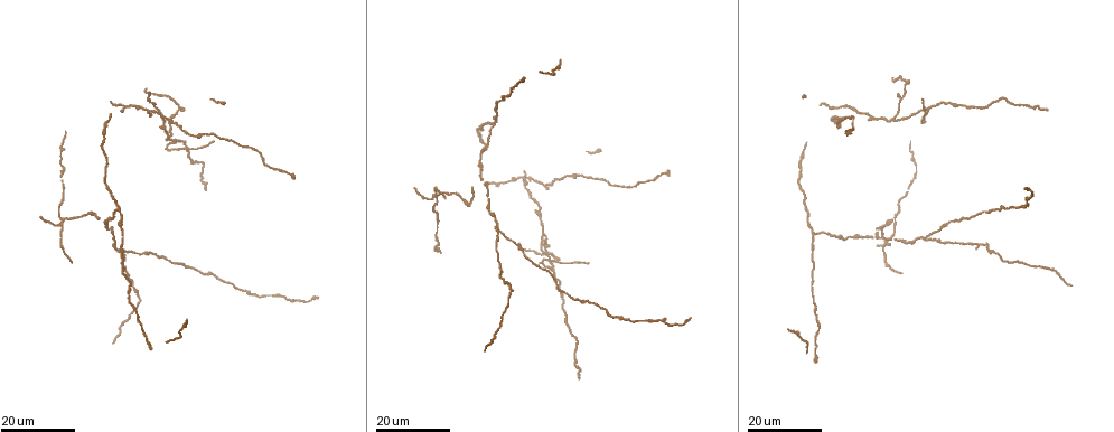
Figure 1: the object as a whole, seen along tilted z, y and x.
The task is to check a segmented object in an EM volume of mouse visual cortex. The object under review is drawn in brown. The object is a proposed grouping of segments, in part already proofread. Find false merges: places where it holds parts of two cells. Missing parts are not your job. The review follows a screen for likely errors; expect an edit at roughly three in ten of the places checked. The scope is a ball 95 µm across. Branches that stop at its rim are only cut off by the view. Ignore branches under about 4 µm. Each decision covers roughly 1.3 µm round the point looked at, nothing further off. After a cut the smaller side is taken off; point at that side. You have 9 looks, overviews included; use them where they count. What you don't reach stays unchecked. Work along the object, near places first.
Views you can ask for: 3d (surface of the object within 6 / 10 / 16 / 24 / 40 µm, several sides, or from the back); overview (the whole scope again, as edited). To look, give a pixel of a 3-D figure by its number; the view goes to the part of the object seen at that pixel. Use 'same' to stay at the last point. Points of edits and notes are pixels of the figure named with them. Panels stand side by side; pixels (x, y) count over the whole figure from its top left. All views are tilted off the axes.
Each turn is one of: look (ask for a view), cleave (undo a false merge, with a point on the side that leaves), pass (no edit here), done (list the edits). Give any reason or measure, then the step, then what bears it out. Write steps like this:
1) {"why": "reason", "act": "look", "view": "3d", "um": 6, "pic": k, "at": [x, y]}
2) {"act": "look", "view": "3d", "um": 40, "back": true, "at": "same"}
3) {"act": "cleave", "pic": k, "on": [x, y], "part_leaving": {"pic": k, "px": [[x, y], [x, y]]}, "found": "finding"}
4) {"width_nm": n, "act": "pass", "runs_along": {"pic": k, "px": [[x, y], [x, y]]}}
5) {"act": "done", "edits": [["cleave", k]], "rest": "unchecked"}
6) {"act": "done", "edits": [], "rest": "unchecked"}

{"why": "three-way junction", "act": "look", "view": "3d", "um": 24, "pic": 1, "at": [62, 223]}

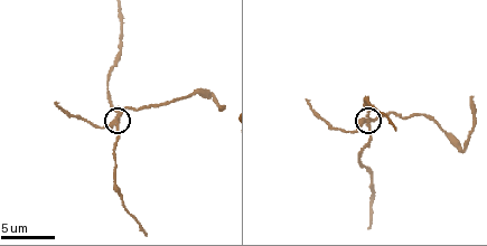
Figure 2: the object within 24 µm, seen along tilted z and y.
{"act": "look", "view": "3d", "um": 10, "pic": 2, "at": [117, 120]}

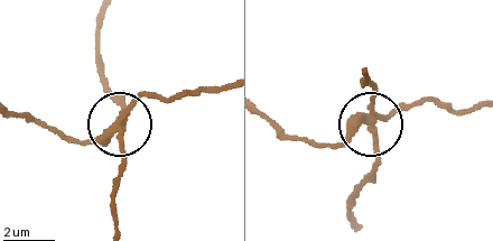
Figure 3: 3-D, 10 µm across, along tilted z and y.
{"width_nm": 220, "act": "cleave", "pic": 3, "on": [94, 142], "found": "a second cell is stuck on"}

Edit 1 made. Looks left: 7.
{"act": "look", "view": "overview"}

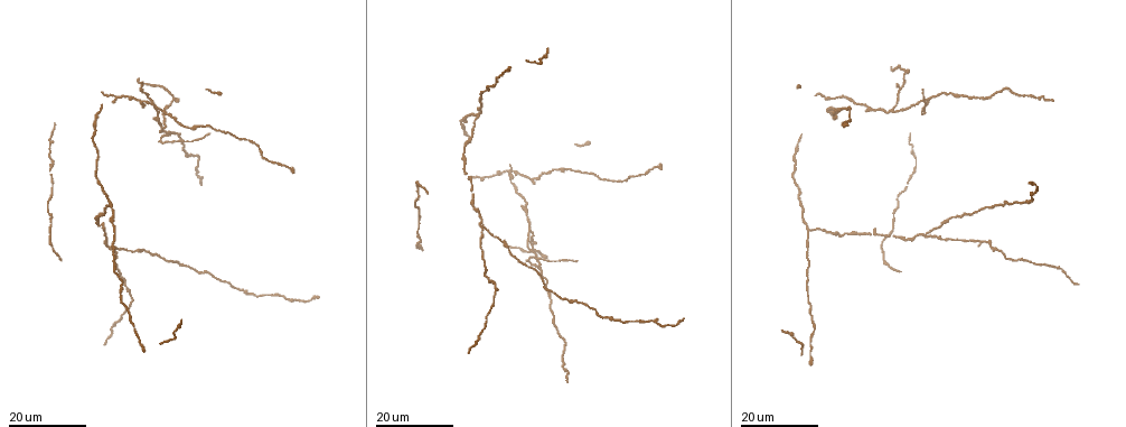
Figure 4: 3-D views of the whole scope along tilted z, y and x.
{"why": "three-way junction", "act": "look", "view": "3d", "um": 16, "pic": 4, "at": [535, 265]}

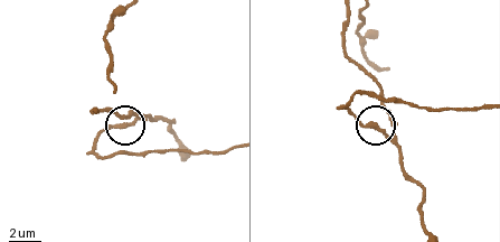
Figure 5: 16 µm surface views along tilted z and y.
{"act": "look", "view": "3d", "um": 10, "pic": 5, "at": [382, 131]}

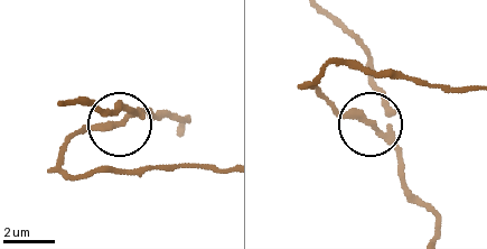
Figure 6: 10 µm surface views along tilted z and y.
{"act": "cleave", "pic": 6, "on": [111, 129], "part_leaving": {"pic": 6, "px": [[387, 137], [312, 88], [325, 67], [350, 61], [473, 89]]}, "found": "two cells meet here"}

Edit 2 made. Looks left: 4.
{"why": "side arm on a straight run", "act": "look", "view": "3d", "um": 24, "pic": 4, "at": [528, 230]}

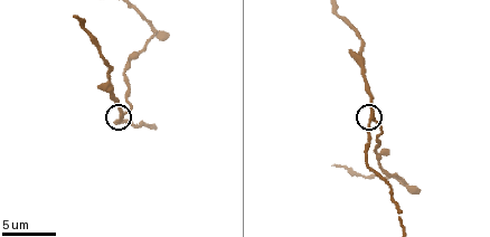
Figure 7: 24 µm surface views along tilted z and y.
{"act": "look", "view": "3d", "um": 6, "pic": 7, "at": [370, 119]}

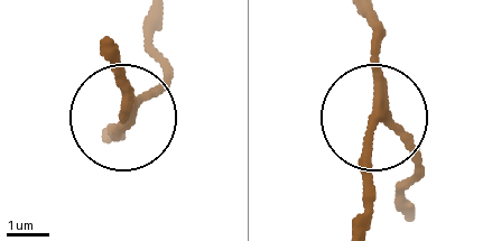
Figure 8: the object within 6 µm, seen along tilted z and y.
{"arms": 3, "act": "pass", "runs_along": {"pic": 8, "px": [[364, 16], [372, 111], [405, 145], [415, 178]]}, "found": "continuous, no second cell"}

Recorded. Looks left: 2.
{"why": "thin neck", "act": "look", "view": "3d", "um": 24, "pic": 4, "at": [536, 179]}

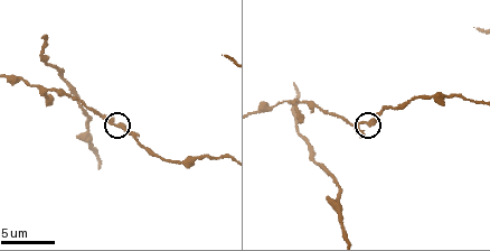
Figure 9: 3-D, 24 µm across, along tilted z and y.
{"act": "look", "view": "3d", "um": 10, "pic": 9, "at": [364, 124]}

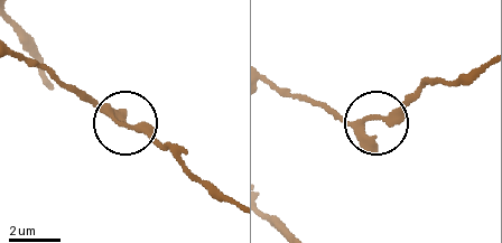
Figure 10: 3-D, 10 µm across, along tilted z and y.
{"act": "pass", "runs_along": {"pic": 10, "px": [[20, 57], [92, 95], [186, 166]]}, "found": "all the same cell"}

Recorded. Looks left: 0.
{"act": "done", "edits": [["cleave", 3], ["cleave", 6]], "rest": "unchecked"}

